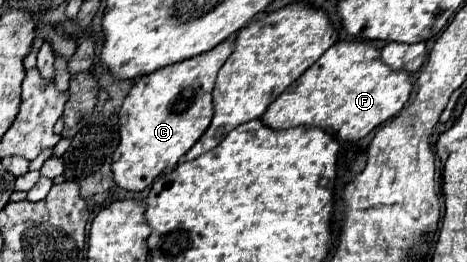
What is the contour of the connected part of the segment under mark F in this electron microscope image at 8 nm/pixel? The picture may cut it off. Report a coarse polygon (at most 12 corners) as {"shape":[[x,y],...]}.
{"shape":[[339,41],[269,105],[271,129],[359,141],[409,101],[409,73]]}

